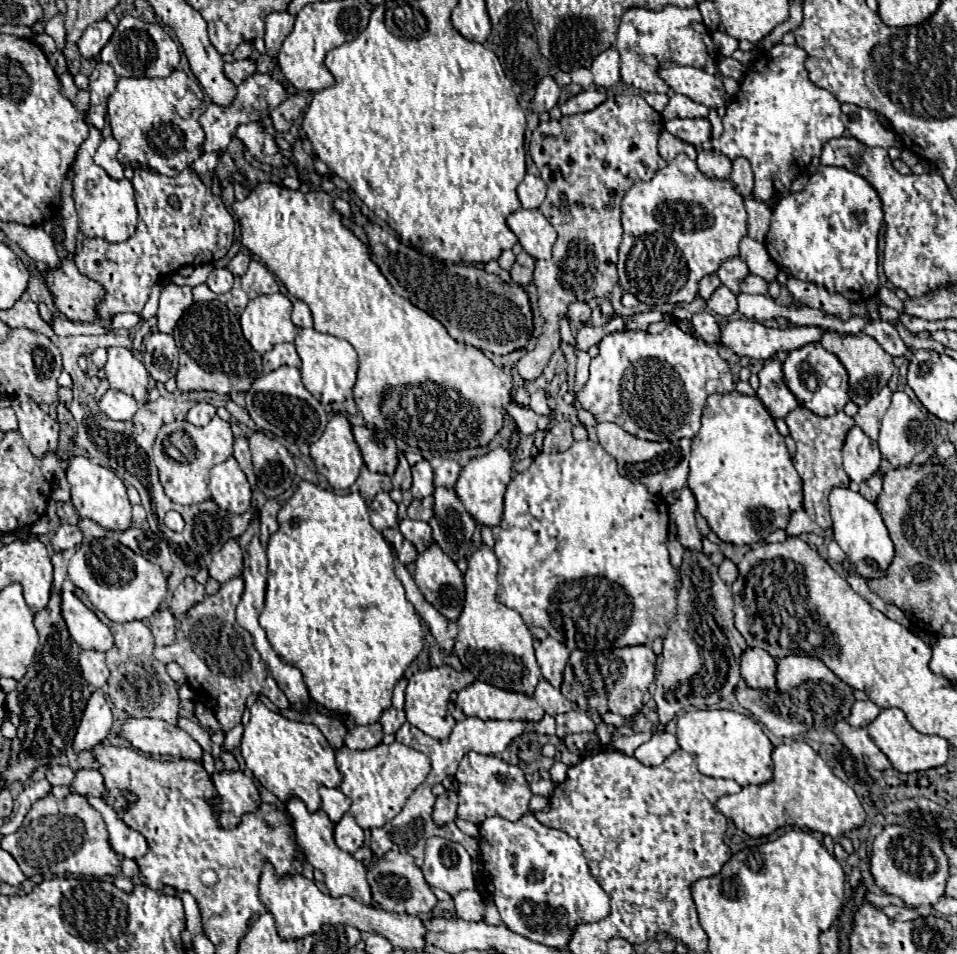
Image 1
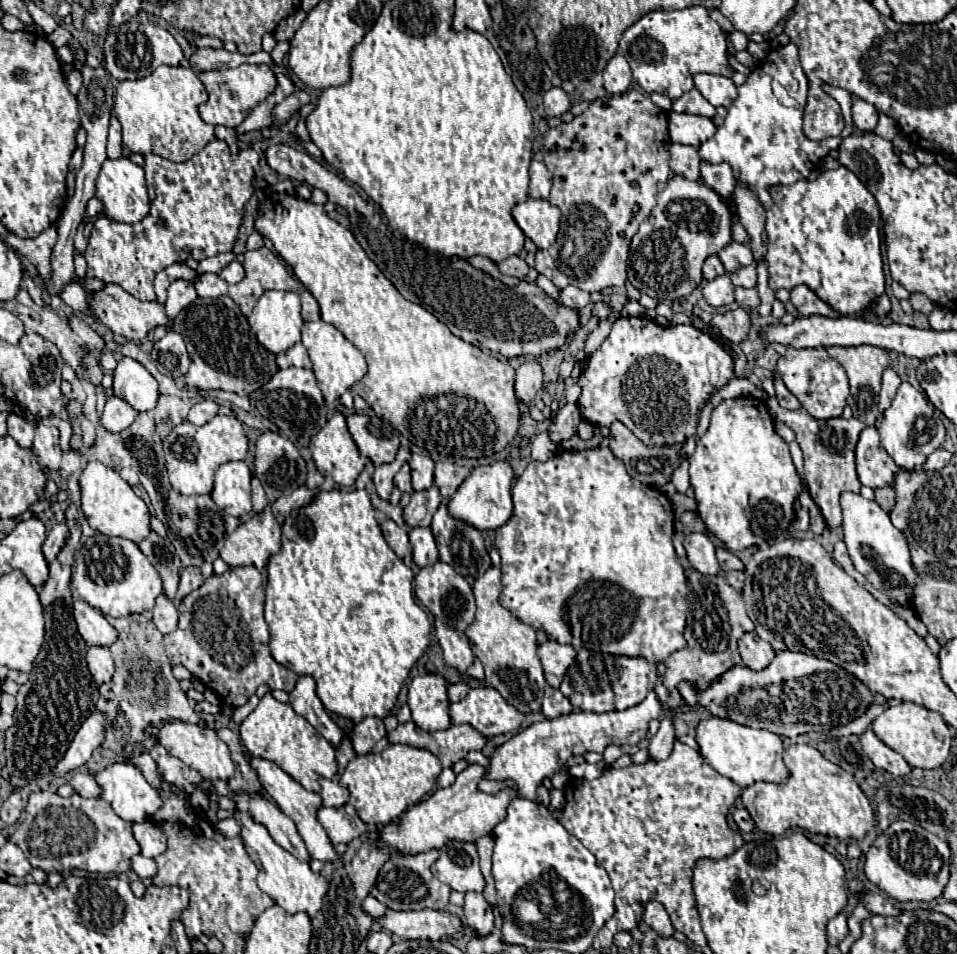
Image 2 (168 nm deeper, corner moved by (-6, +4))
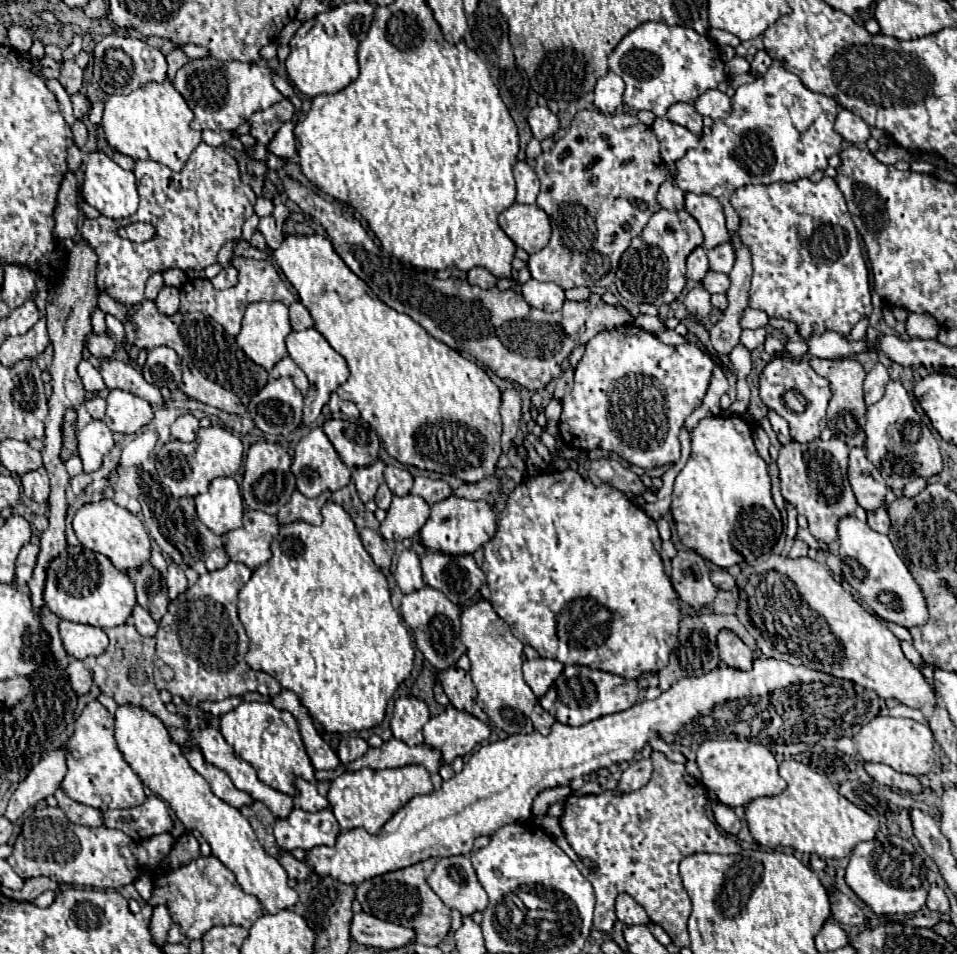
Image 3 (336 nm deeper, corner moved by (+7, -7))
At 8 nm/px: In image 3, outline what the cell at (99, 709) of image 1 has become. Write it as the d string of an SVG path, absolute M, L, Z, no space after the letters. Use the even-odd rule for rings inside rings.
M57 748L47 756L43 756L43 760L31 768L29 776L13 792L5 816L11 822L15 822L27 808L33 808L37 802L55 794L67 772L65 762L67 762L65 748Z

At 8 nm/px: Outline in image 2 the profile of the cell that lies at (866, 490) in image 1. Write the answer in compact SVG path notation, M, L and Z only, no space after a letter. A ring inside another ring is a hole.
M884 487L884 489L876 489L874 493L876 493L878 505L880 505L886 513L890 513L892 507L894 507L894 489L892 489L892 487Z

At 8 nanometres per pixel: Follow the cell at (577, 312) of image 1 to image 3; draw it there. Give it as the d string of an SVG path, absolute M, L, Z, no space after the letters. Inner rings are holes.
M533 278L521 286L521 294L533 308L545 312L557 312L565 304L565 292L557 284L543 284Z

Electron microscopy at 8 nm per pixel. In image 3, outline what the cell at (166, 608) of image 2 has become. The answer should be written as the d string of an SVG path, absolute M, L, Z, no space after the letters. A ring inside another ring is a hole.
M135 606L133 610L133 620L135 620L135 628L141 636L157 636L157 630L159 630L159 624L153 620L153 616L141 608L141 606Z

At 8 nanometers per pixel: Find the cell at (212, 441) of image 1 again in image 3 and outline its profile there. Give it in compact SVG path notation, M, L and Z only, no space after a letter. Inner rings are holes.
M221 426L199 428L197 440L185 444L181 440L171 440L157 452L157 474L161 484L165 484L175 498L197 496L209 488L209 482L217 476L235 476L243 460L243 444L237 436Z

